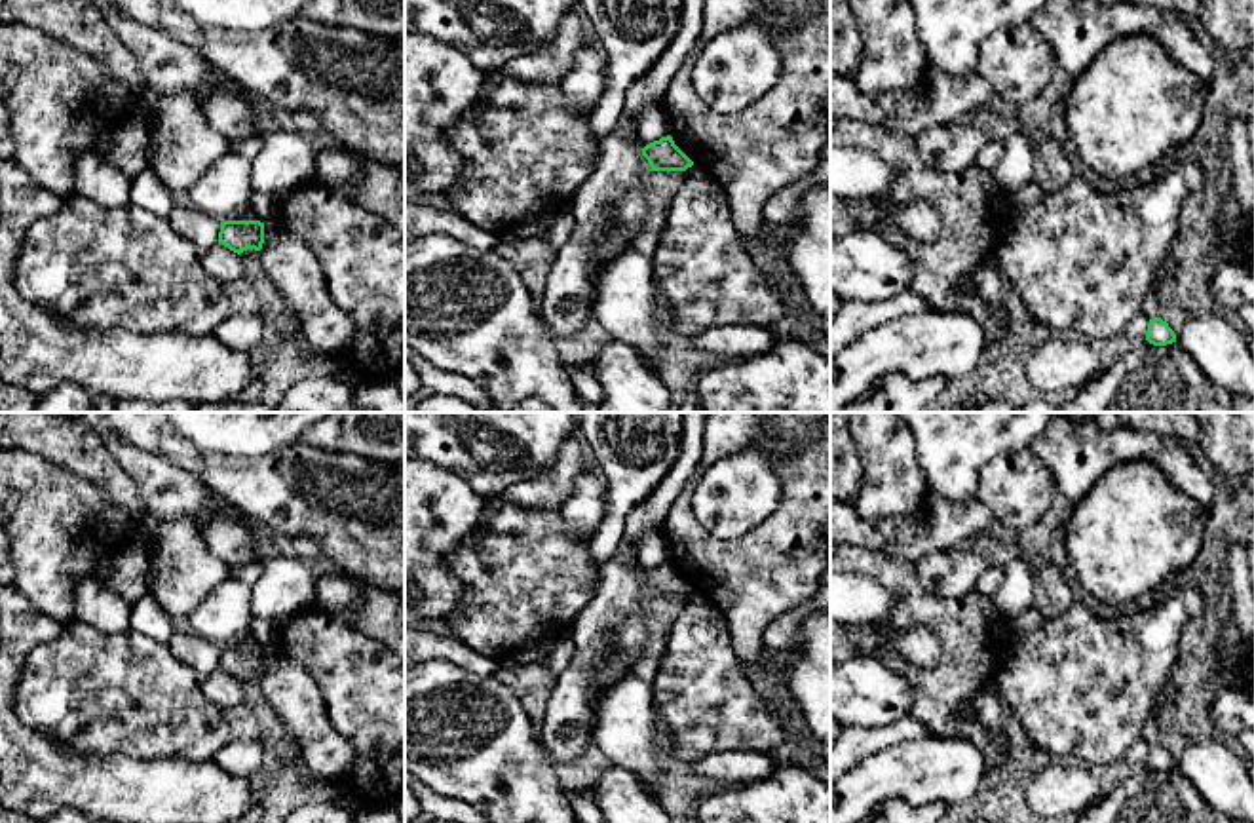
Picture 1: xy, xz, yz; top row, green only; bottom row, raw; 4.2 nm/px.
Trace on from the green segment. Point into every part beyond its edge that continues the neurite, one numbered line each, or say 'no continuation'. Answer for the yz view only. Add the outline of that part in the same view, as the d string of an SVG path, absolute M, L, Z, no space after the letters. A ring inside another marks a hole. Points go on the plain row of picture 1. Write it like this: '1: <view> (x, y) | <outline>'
no continuation

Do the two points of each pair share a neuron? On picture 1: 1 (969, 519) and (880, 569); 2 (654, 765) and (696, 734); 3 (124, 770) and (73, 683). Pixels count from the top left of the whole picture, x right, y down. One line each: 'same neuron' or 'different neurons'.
1: different neurons
2: different neurons
3: different neurons

